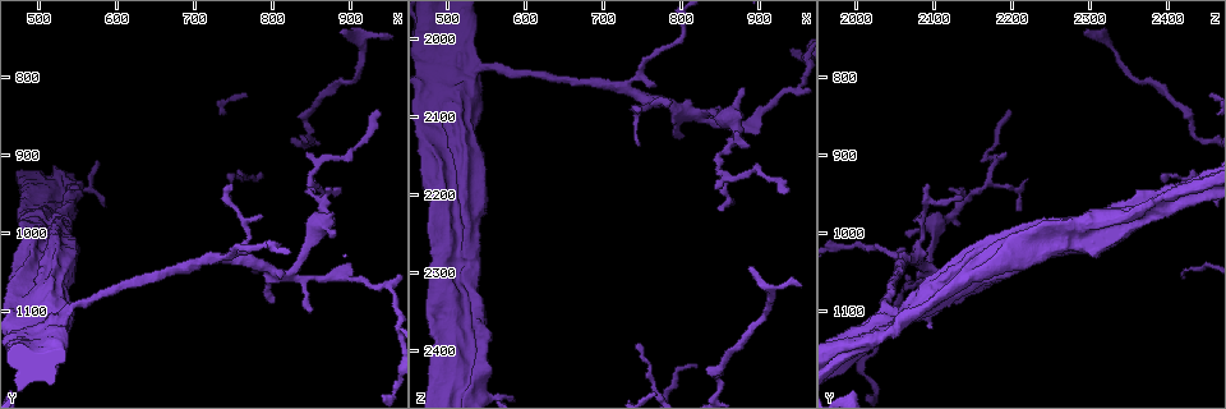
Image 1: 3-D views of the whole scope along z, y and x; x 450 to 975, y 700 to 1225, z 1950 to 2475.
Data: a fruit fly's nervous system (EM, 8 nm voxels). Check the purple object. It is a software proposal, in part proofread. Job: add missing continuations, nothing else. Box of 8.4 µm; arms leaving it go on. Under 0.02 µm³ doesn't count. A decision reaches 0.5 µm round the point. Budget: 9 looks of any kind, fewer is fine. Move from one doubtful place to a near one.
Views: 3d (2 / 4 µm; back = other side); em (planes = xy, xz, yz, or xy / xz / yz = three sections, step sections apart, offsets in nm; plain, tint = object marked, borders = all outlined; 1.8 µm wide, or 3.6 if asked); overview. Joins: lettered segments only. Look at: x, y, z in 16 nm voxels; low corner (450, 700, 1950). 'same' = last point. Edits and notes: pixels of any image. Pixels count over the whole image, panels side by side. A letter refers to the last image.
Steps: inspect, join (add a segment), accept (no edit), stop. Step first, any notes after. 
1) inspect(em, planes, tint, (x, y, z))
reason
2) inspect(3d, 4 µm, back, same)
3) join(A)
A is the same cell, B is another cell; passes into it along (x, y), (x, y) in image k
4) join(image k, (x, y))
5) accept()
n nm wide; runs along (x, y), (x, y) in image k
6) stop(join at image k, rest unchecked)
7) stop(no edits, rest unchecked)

inspect(em, planes, borders, (865, 965, 2130))
thick turns thin

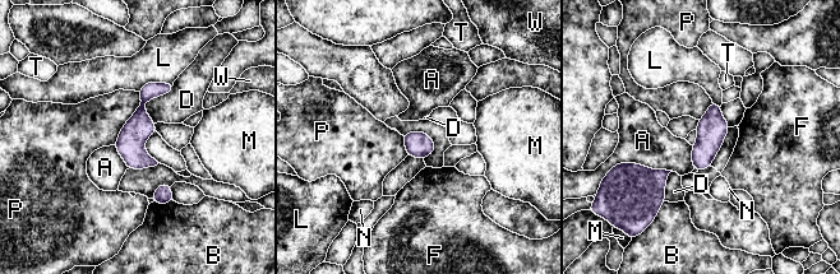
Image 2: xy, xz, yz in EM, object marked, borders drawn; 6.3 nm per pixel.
accept()
160 nm wide; A, B, D, F, L, M, N, P, T and W are other cells; none of them fits

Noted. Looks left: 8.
inspect(3d, 2 µm, (935, 845, 2190))
free end

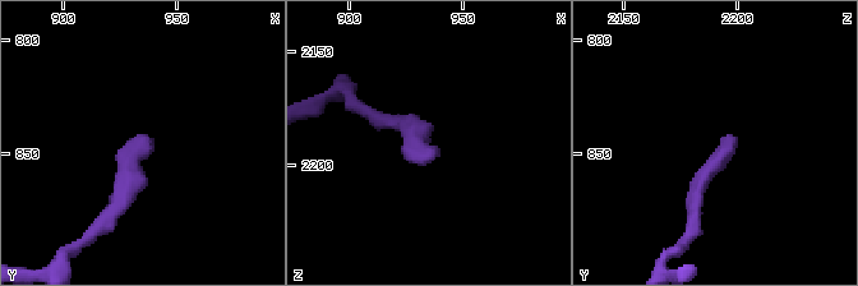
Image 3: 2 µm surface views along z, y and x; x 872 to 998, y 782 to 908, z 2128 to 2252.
inspect(em, 3.6 µm, yz, step 16, tint, (937, 843, 2194))

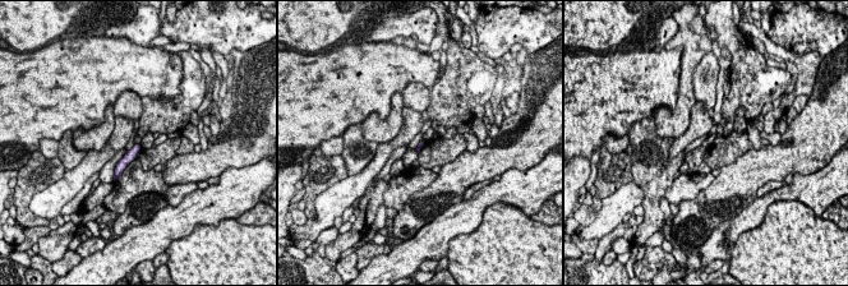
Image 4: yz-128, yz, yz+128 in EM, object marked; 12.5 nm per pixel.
inspect(em, 3.6 µm, planes, borders, same)

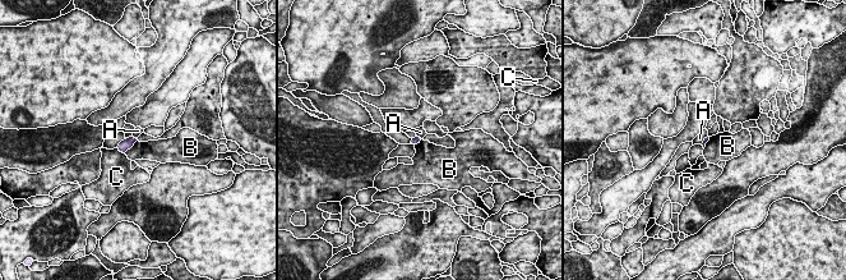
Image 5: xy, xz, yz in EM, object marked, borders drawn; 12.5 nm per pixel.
accept()
A, B and C are other cells; border along (416, 134), (422, 138) in image 5; none of them fits

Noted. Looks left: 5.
inspect(3d, 4 µm, (510, 1145, 1995))
sharp bend

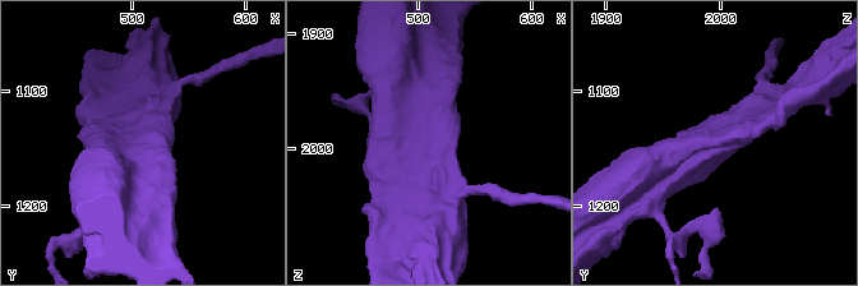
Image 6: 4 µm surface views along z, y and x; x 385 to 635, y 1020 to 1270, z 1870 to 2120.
inspect(em, 3.6 µm, planes, borders, (506, 1150, 1988))
need the tissue

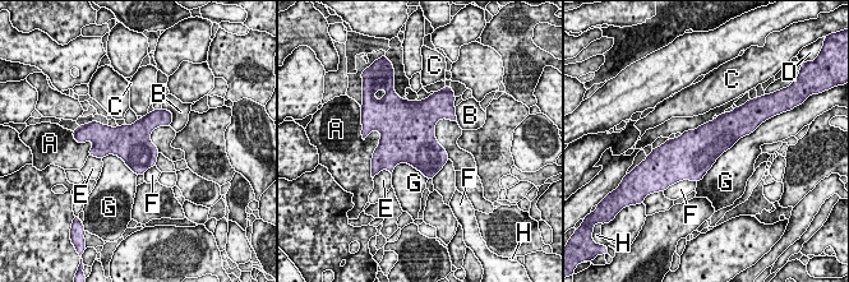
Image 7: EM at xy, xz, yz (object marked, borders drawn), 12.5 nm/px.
accept()
480 nm wide; A, B, C, D, E, F, G and H are other cells; border along (714, 119), (681, 133) in image 7; none of them fits

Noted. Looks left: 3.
inspect(3d, 4 µm, (490, 1085, 2095))
thick turns thin

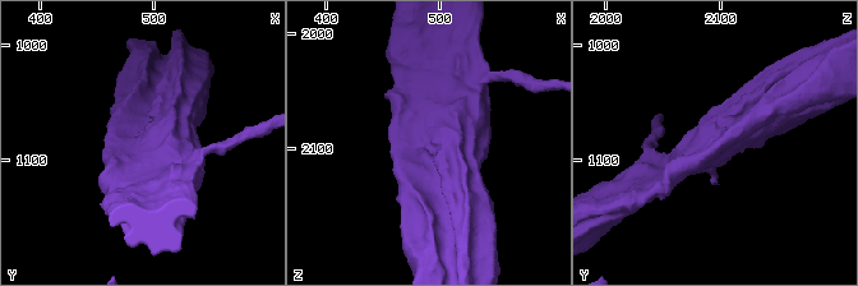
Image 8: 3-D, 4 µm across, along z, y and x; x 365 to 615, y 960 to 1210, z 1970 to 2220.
inspect(em, 3.6 µm, planes, borders, (494, 1086, 2098))
need the tissue

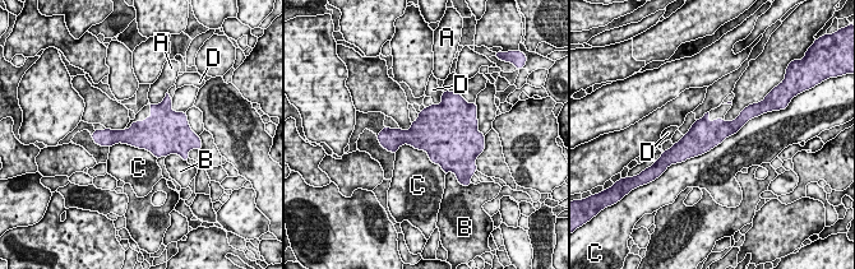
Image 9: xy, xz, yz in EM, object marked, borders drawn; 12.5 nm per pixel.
accept()
A, B, C and D are other cells; no lettered segment goes on from it

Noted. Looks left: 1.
stop(no edits, rest unchecked)

